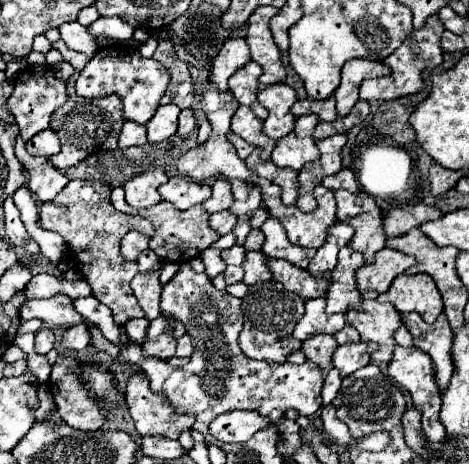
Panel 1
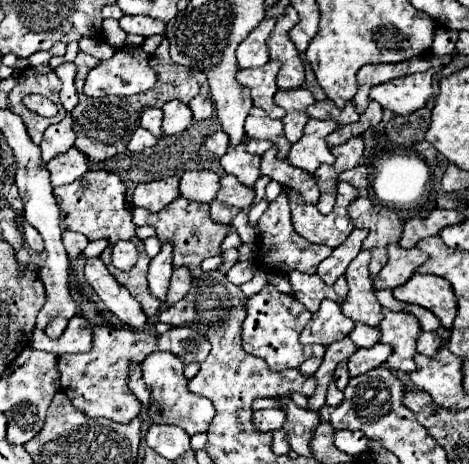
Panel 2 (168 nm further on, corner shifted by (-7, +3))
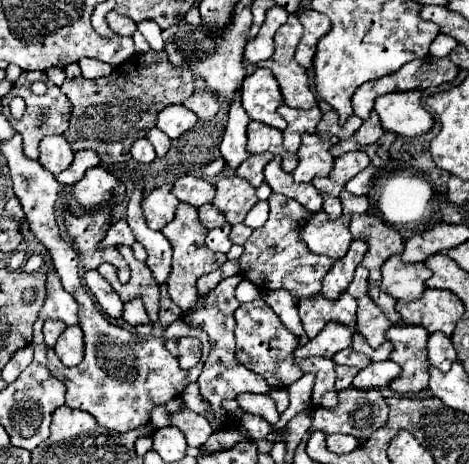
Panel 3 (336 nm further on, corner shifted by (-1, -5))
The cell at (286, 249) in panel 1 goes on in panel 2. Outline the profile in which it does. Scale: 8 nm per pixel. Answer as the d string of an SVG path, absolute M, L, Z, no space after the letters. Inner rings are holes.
M282 190L280 196L274 202L270 202L268 210L260 216L258 232L260 232L260 238L256 242L256 264L260 268L264 268L264 270L282 272L282 274L288 274L292 270L300 270L300 272L306 272L306 274L316 274L318 264L332 254L332 248L316 246L316 244L308 242L306 238L302 238L294 230L292 218L290 218L290 202L288 202L286 190Z

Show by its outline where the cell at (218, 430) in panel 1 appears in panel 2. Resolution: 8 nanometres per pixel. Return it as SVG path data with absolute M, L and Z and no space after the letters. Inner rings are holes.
M256 410L252 416L252 422L258 430L266 432L266 430L278 430L284 424L284 412L282 410Z

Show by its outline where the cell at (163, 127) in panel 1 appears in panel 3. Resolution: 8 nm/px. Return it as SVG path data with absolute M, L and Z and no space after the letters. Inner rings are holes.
M170 104L170 106L162 108L162 112L158 112L156 128L160 128L168 138L174 140L174 138L182 136L188 128L192 128L196 122L198 122L198 118L194 112L190 112L184 106Z

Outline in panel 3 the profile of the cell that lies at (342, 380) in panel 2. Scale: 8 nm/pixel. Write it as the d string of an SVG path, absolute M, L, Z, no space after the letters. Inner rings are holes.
M336 366L336 390L344 390L352 384L352 378L358 374L358 368L350 366Z

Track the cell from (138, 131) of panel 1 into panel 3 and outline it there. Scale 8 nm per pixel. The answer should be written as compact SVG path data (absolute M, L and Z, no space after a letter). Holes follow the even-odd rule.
M146 138L136 140L136 142L132 144L130 152L132 152L132 158L134 158L136 162L142 162L142 164L150 164L150 162L156 158L156 152L154 152L152 144L150 144Z

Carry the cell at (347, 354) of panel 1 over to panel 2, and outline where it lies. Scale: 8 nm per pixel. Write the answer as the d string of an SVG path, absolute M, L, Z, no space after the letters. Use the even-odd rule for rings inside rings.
M376 344L376 348L360 348L348 358L348 370L350 376L360 376L366 374L372 368L382 366L388 356L392 354L392 346L388 344Z

